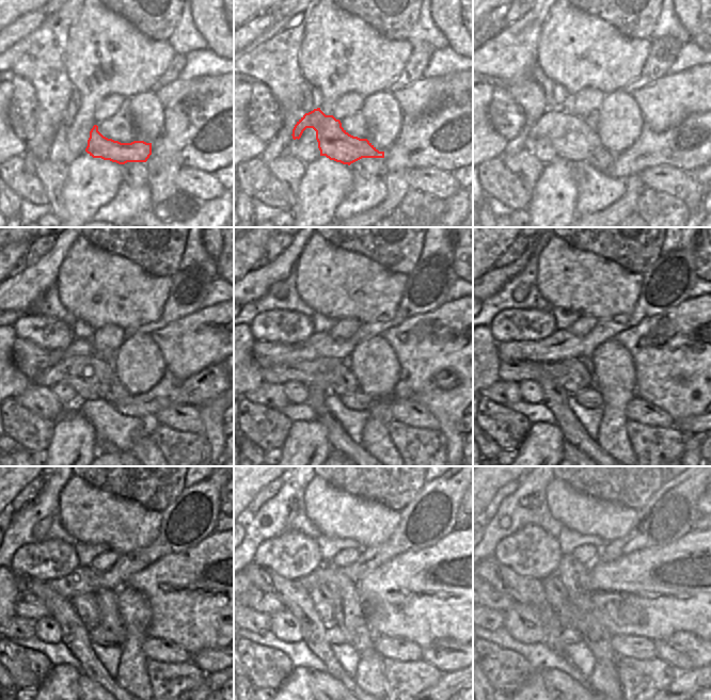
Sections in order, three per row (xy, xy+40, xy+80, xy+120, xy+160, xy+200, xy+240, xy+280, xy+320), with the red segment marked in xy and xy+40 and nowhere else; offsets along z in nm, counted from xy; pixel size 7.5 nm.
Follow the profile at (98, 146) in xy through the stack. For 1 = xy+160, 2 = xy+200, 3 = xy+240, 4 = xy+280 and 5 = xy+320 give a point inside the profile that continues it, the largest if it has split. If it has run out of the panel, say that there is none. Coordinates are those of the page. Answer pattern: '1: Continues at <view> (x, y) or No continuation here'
1: Continues at xy+160 (318, 372)
2: Continues at xy+200 (517, 371)
3: Continues at xy+240 (28, 605)
4: Continues at xy+280 (256, 600)
5: Continues at xy+320 (495, 600).

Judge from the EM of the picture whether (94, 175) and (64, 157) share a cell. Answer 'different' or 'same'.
different

